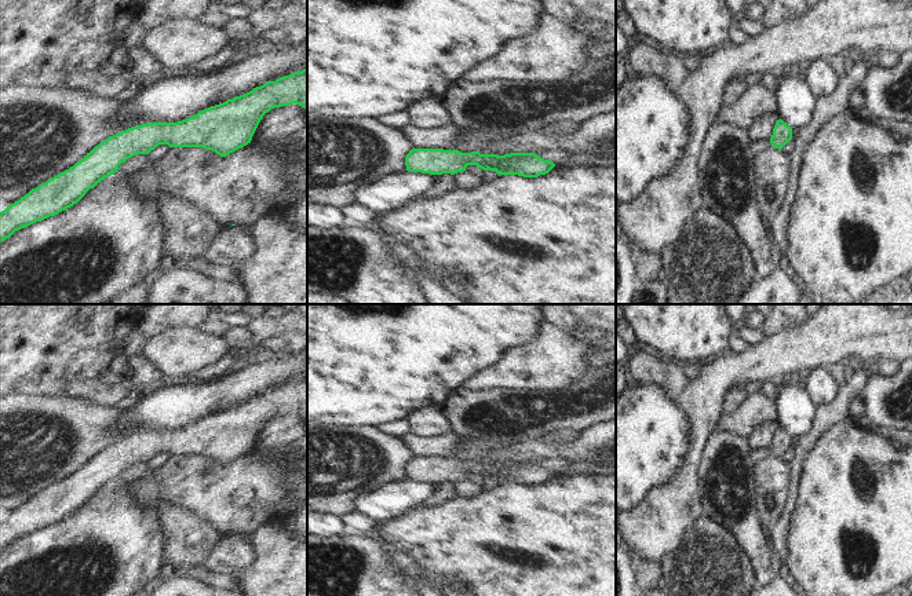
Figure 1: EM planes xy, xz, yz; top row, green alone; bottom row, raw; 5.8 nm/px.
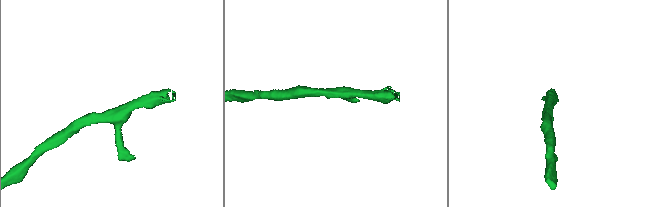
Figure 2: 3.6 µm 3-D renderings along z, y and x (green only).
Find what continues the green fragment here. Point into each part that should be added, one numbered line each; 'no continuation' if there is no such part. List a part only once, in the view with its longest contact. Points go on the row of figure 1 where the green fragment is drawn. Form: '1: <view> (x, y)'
no continuation

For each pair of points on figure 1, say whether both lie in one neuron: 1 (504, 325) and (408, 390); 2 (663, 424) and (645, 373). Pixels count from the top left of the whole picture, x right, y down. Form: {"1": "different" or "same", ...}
{"1": "same", "2": "different"}

